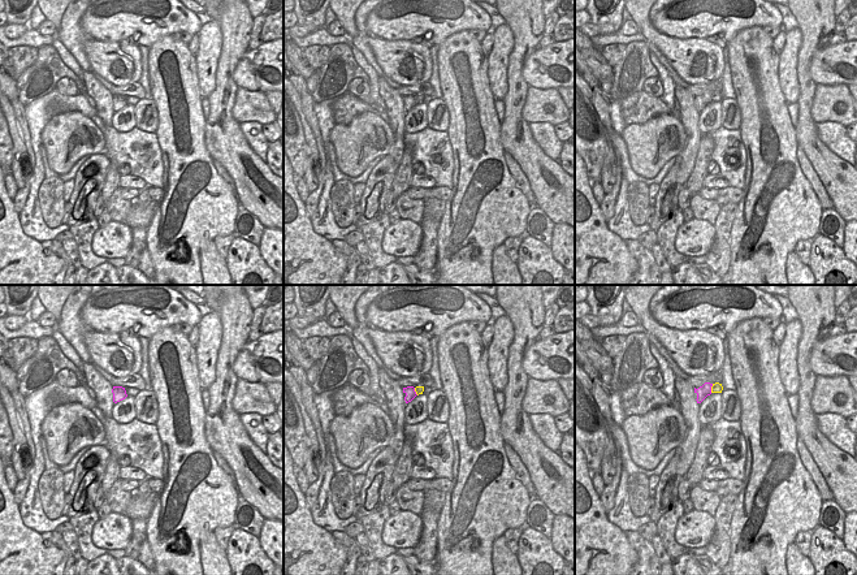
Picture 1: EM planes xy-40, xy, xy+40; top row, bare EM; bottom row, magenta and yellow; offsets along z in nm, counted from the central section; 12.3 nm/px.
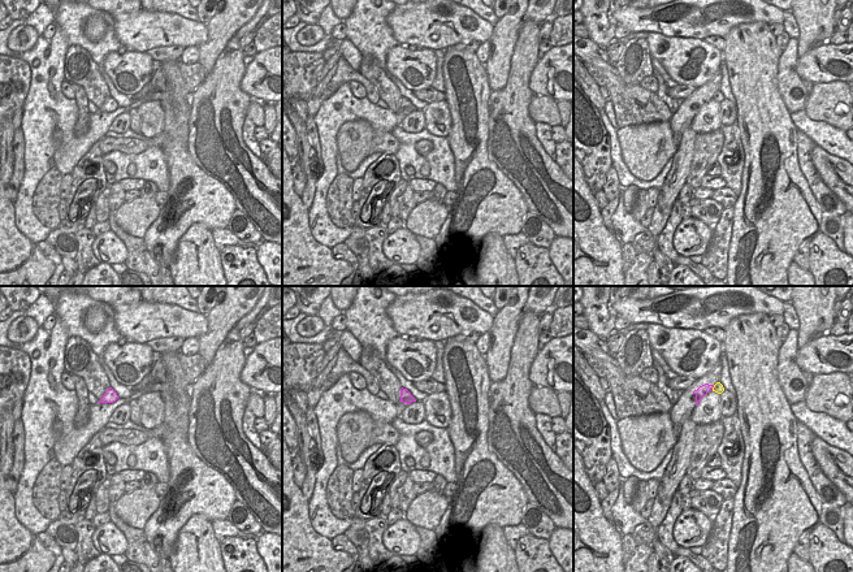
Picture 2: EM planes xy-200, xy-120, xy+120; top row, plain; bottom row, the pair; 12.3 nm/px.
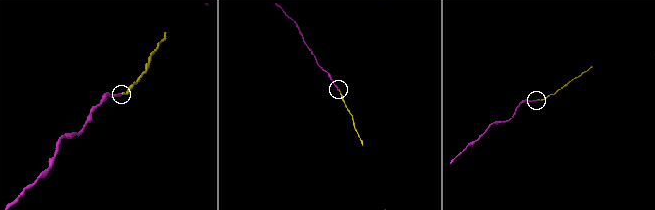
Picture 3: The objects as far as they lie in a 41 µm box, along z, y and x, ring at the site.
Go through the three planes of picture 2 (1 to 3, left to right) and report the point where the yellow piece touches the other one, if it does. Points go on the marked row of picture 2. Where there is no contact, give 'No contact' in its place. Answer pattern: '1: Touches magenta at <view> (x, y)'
1: No contact
2: No contact
3: Touches magenta at xy+120 (713, 386).

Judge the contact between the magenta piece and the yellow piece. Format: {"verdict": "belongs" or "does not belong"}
{"verdict": "belongs"}

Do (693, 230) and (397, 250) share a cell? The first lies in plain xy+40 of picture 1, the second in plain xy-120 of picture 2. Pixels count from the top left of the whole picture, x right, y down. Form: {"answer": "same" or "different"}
{"answer": "same"}

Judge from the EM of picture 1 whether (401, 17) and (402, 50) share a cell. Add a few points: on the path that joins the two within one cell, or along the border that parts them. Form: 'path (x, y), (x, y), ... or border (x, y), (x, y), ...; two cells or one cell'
border (372, 34), (386, 39), (411, 40); two cells

